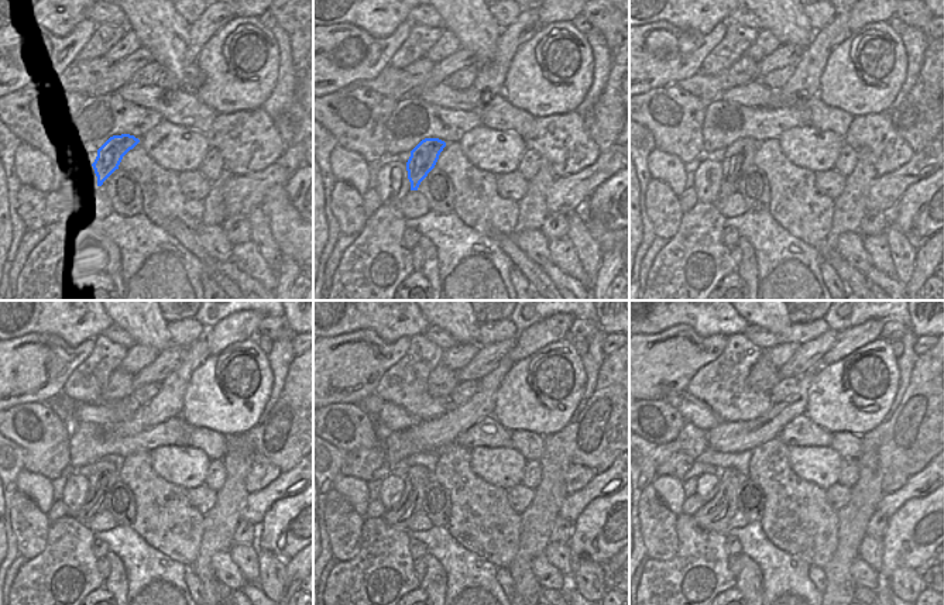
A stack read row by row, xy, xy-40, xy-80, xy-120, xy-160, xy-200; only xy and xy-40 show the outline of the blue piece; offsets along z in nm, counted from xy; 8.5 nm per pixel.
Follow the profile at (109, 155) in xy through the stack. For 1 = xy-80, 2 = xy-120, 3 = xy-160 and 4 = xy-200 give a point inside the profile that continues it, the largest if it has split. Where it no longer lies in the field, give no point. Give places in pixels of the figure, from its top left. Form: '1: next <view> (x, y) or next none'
1: next xy-80 (738, 157)
2: next xy-120 (103, 474)
3: next xy-160 (398, 516)
4: next xy-200 (714, 515)

